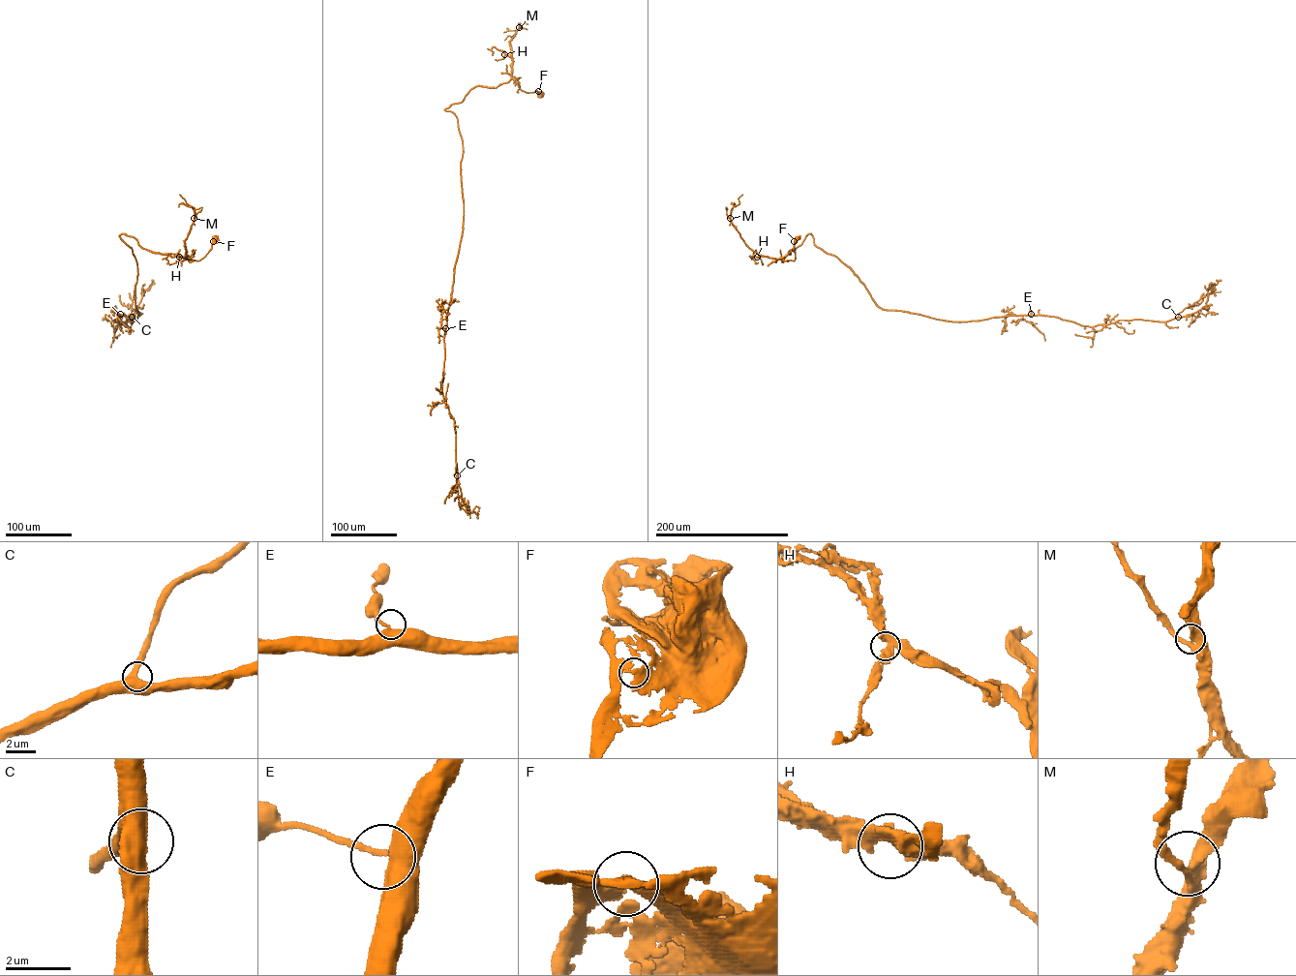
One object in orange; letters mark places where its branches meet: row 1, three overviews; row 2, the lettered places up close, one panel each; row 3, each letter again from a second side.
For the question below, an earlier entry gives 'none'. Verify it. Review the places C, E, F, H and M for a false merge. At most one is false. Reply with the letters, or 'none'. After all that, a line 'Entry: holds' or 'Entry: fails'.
none
Entry: holds

